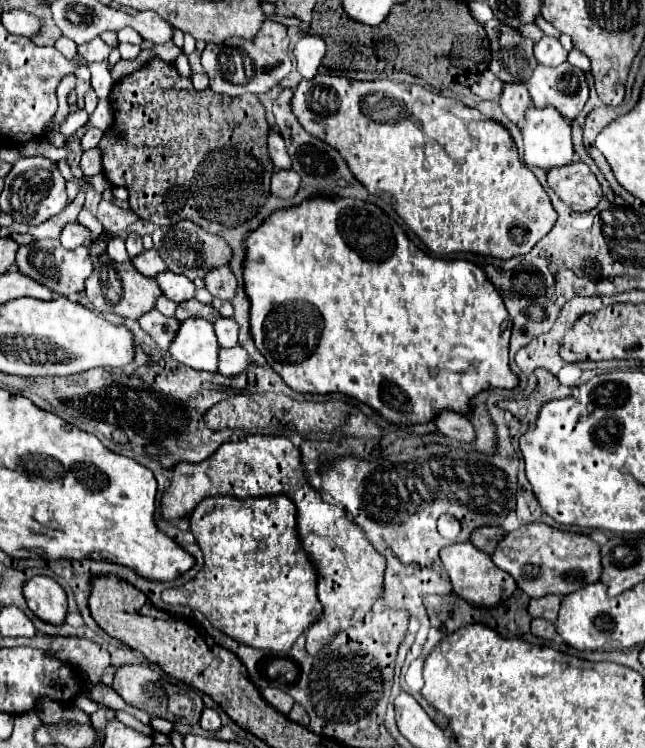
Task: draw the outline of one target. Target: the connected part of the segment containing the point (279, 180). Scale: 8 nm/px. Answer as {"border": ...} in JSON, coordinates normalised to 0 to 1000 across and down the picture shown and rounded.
{"border":[[[428,227],[422,235],[422,259],[453,265],[465,251],[465,235],[456,227]]]}

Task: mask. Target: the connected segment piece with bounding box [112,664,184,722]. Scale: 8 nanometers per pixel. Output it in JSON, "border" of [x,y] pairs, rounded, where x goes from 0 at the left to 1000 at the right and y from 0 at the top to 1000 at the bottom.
{"border":[[[192,888],[177,901],[174,920],[208,947],[226,949],[233,957],[248,957],[267,965],[279,965],[285,960],[270,957],[260,949],[260,925],[257,906],[242,896],[233,896],[217,888]]]}

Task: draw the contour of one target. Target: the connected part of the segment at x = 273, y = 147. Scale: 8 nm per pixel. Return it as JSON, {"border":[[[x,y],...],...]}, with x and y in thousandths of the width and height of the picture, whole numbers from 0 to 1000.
{"border":[[[428,171],[416,174],[416,203],[428,225],[450,225],[450,211],[440,198],[440,184],[431,179]]]}

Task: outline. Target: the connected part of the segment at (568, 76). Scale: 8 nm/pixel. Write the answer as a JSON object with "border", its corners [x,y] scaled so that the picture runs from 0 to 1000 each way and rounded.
{"border":[[[881,83],[859,91],[834,86],[819,107],[819,123],[831,142],[856,139],[881,160],[890,160],[912,134],[905,96]]]}

